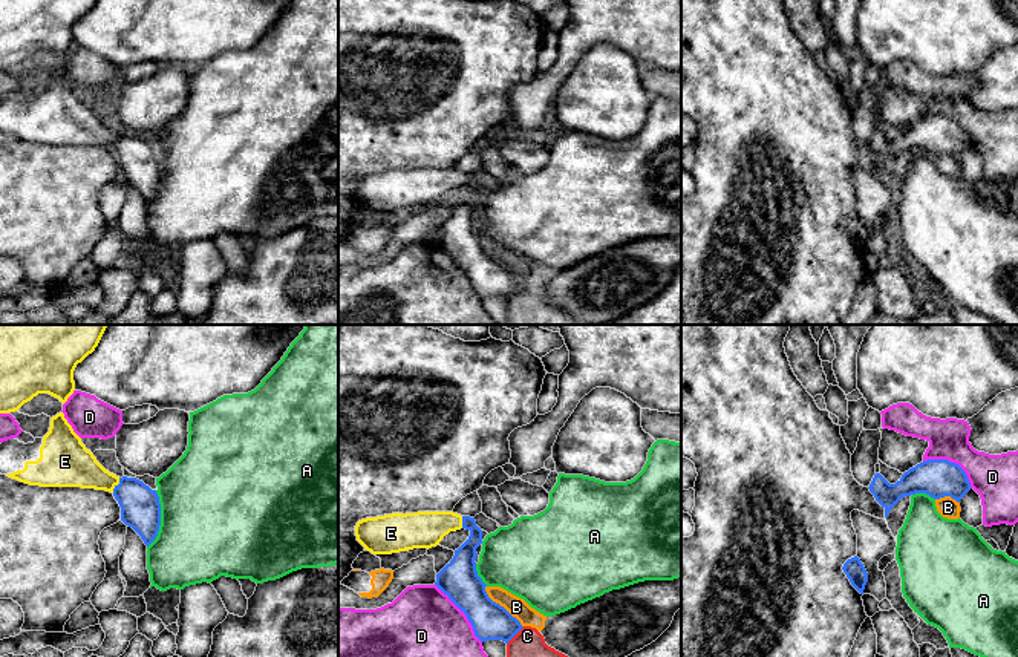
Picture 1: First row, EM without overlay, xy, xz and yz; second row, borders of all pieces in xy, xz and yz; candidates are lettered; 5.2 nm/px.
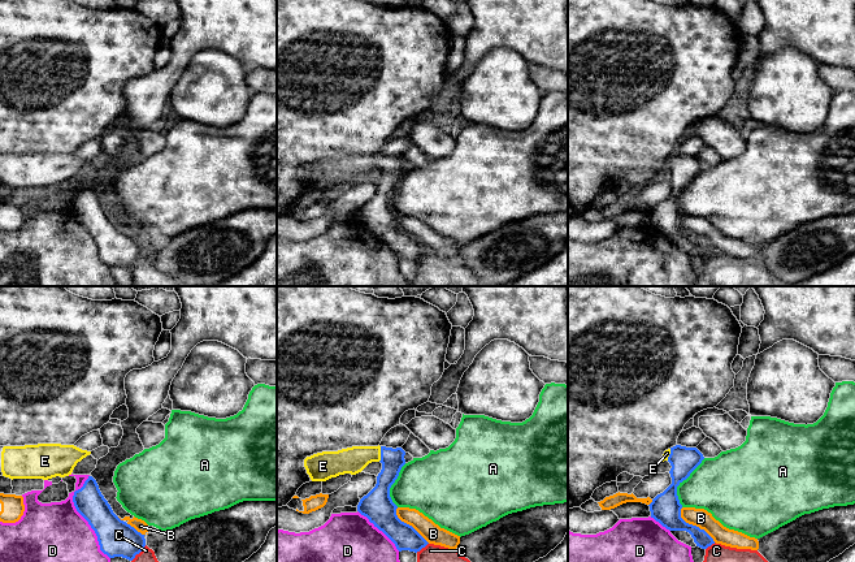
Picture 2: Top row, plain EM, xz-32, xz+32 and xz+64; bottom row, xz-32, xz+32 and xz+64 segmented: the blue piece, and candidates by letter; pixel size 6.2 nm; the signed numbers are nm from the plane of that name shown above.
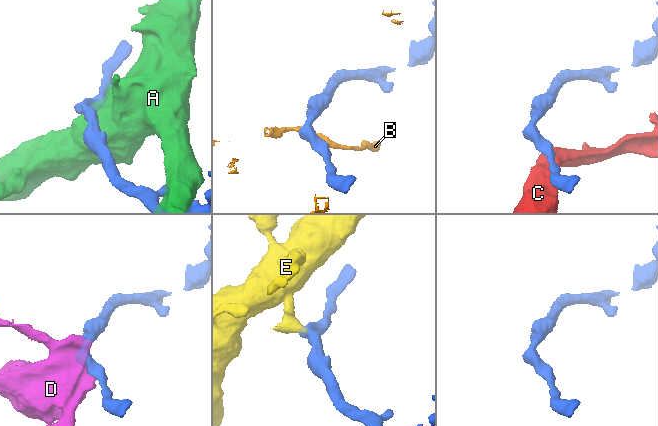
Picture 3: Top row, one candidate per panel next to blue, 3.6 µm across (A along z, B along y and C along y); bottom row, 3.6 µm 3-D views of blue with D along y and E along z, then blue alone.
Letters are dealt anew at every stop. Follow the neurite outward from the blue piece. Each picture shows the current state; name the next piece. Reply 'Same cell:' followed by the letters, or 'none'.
Same cell: E

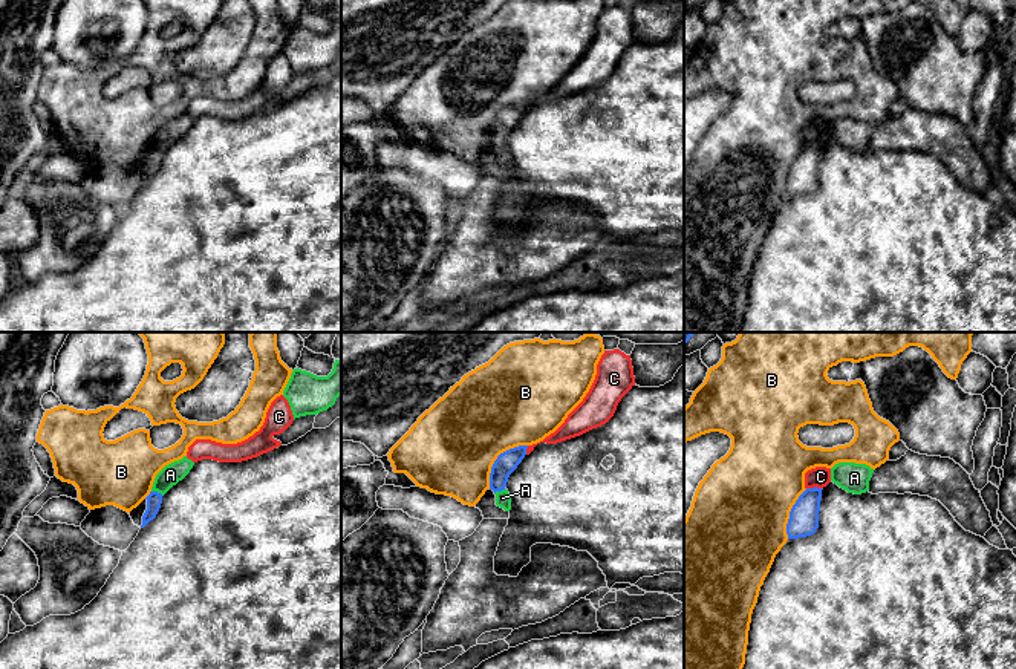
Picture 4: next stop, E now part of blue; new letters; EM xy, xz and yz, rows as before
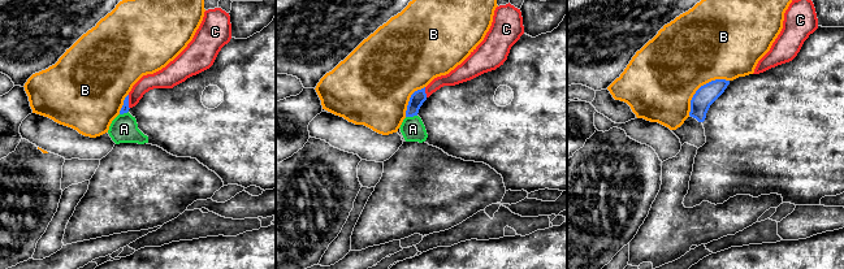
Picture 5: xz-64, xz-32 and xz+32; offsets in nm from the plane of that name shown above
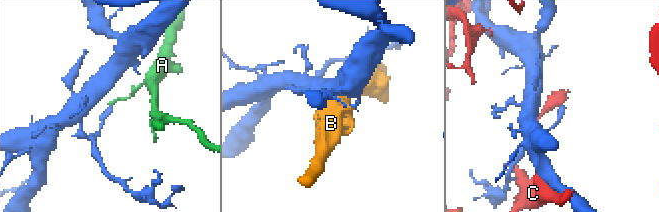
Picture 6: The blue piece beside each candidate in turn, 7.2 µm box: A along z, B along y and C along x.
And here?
Same cell: none

